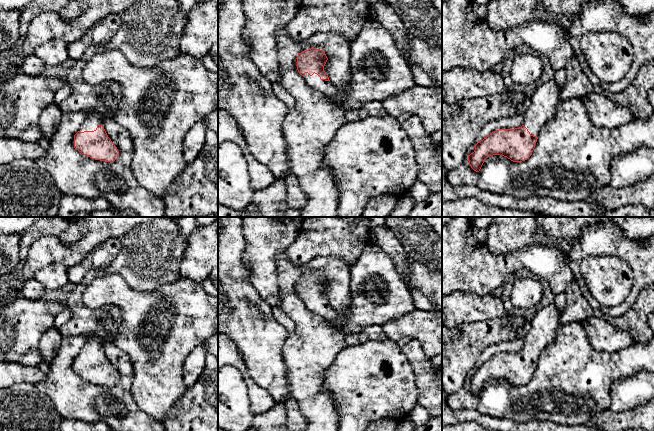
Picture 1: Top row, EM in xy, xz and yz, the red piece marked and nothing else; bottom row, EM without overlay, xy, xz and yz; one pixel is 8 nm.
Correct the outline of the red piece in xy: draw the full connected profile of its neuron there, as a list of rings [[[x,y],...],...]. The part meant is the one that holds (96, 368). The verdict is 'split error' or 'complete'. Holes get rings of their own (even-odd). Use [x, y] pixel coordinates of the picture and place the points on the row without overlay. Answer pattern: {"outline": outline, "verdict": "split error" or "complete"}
{"outline": [[[109,274],[95,278],[88,284],[83,292],[83,301],[86,306],[93,309],[112,305],[120,308],[123,314],[115,330],[112,331],[114,335],[112,342],[95,333],[86,335],[86,344],[74,359],[74,372],[95,384],[115,385],[119,375],[103,351],[106,344],[114,344],[130,358],[133,367],[131,394],[134,402],[143,412],[164,423],[166,416],[180,402],[187,390],[183,382],[183,365],[187,356],[194,348],[218,332],[218,297],[206,293],[202,284],[194,283],[182,276],[177,281],[165,284],[150,293],[140,293],[132,290],[120,275]]], "verdict": "split error"}

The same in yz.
{"outline": [[[555,303],[539,309],[524,338],[524,348],[520,352],[496,354],[478,365],[474,376],[468,379],[471,392],[479,396],[484,384],[493,379],[507,381],[513,386],[527,384],[541,352],[555,341],[560,318]]], "verdict": "split error"}

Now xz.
{"outline": [[[369,243],[350,269],[350,305],[345,312],[334,311],[324,290],[328,284],[324,275],[311,272],[297,280],[297,294],[307,309],[330,321],[337,329],[347,335],[363,331],[368,326],[383,325],[396,320],[416,309],[410,288],[401,280],[391,256],[380,247]]], "verdict": "split error"}

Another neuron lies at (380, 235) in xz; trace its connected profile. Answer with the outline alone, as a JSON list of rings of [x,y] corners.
[[[371,220],[368,223],[368,231],[370,242],[380,247],[385,253],[392,257],[399,273],[401,280],[410,288],[414,305],[416,309],[421,309],[425,312],[438,312],[434,303],[425,297],[418,289],[414,288],[409,281],[410,269],[407,266],[407,254],[389,227],[377,225]]]

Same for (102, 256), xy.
[[[110,238],[97,246],[78,265],[67,269],[69,282],[79,284],[88,271],[108,267],[117,256],[121,245],[121,239]]]

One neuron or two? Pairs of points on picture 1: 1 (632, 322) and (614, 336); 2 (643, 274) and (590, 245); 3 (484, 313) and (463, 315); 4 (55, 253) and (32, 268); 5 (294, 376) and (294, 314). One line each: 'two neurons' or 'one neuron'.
1: two neurons
2: one neuron
3: one neuron
4: one neuron
5: one neuron

